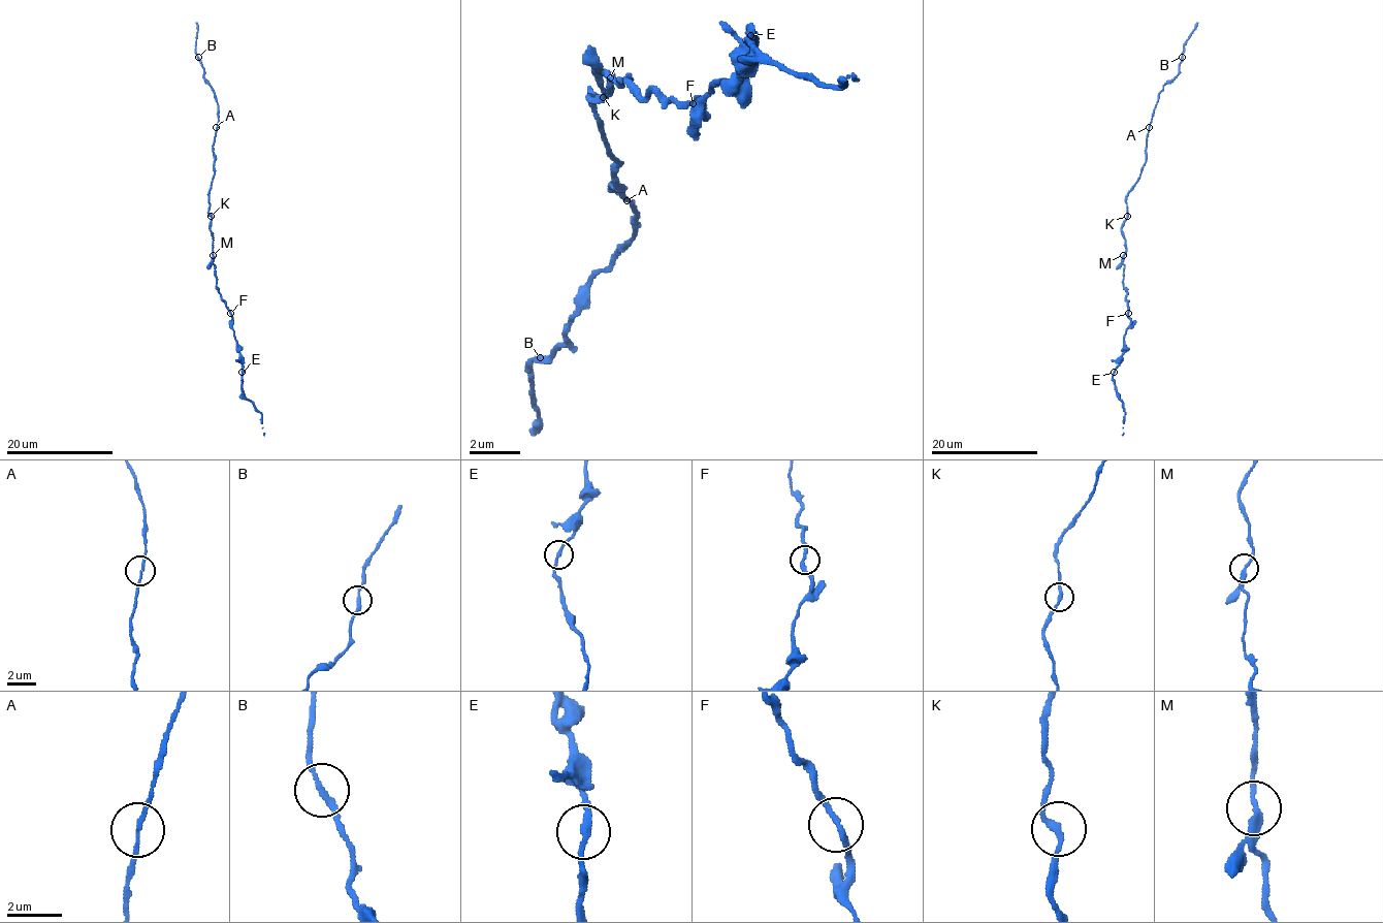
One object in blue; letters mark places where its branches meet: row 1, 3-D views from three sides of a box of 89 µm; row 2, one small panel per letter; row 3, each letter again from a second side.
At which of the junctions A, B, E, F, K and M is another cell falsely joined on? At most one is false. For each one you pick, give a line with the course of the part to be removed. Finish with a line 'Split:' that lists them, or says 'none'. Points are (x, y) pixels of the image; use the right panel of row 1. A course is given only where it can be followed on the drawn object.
Split: none

